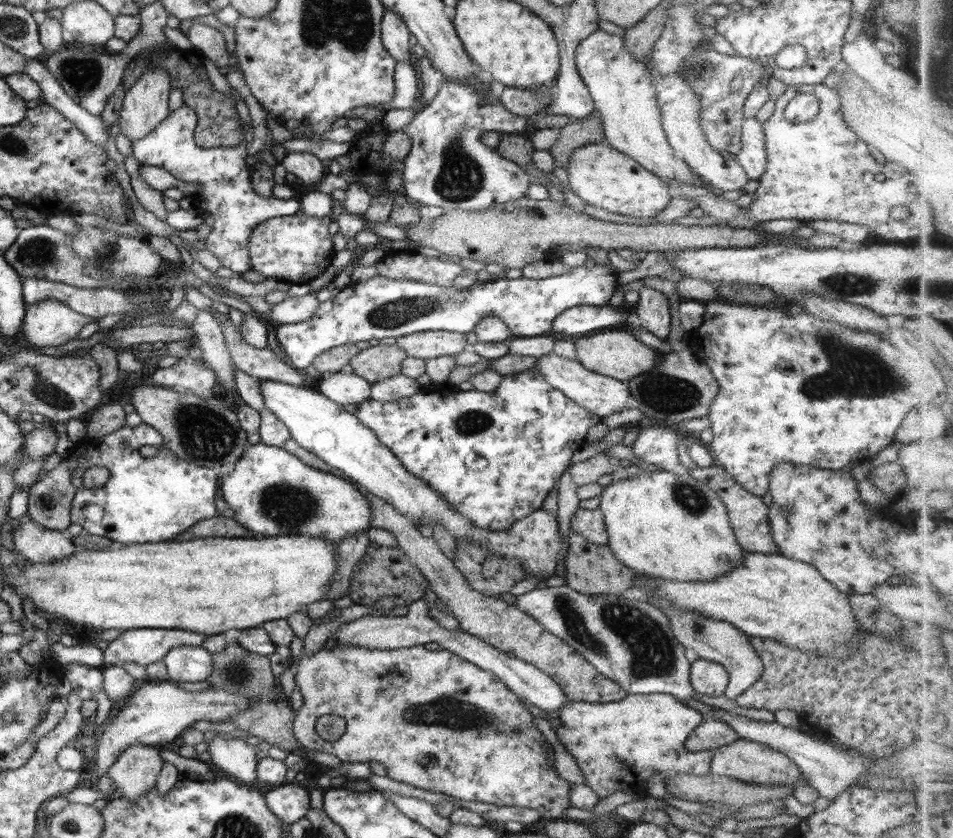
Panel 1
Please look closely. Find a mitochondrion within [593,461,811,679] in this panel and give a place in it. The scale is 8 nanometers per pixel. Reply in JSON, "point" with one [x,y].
{"point":[691,498]}

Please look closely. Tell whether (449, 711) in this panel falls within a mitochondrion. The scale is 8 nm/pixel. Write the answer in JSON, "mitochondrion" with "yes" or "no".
{"mitochondrion":"yes"}

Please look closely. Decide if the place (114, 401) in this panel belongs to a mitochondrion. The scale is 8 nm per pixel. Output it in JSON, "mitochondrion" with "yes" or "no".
{"mitochondrion":"no"}

